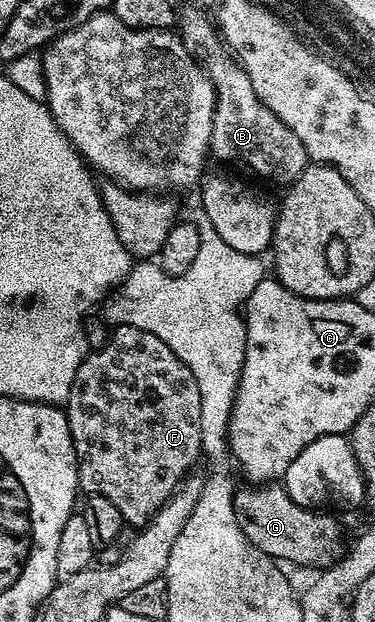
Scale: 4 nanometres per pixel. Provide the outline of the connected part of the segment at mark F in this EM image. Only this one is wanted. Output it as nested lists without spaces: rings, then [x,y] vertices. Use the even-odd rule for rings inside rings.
[[[124,325],[115,328],[115,330],[115,333],[110,337],[110,342],[99,353],[91,352],[76,371],[76,379],[72,383],[68,399],[64,403],[64,412],[68,419],[68,427],[78,460],[78,483],[81,492],[109,499],[116,507],[116,511],[120,511],[123,522],[127,526],[141,527],[154,516],[158,509],[164,507],[166,500],[178,490],[178,486],[193,470],[190,468],[197,463],[198,457],[203,456],[202,440],[200,439],[200,387],[196,387],[196,379],[192,375],[192,371],[188,371],[188,367],[171,351],[168,343],[164,343],[164,339],[156,339],[156,335],[152,335],[148,331],[140,331],[131,325]]]

